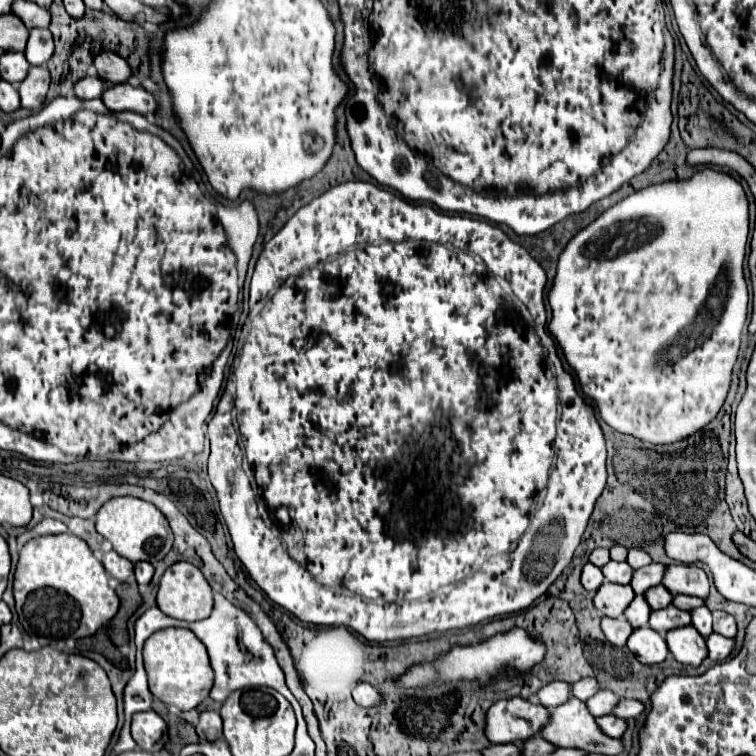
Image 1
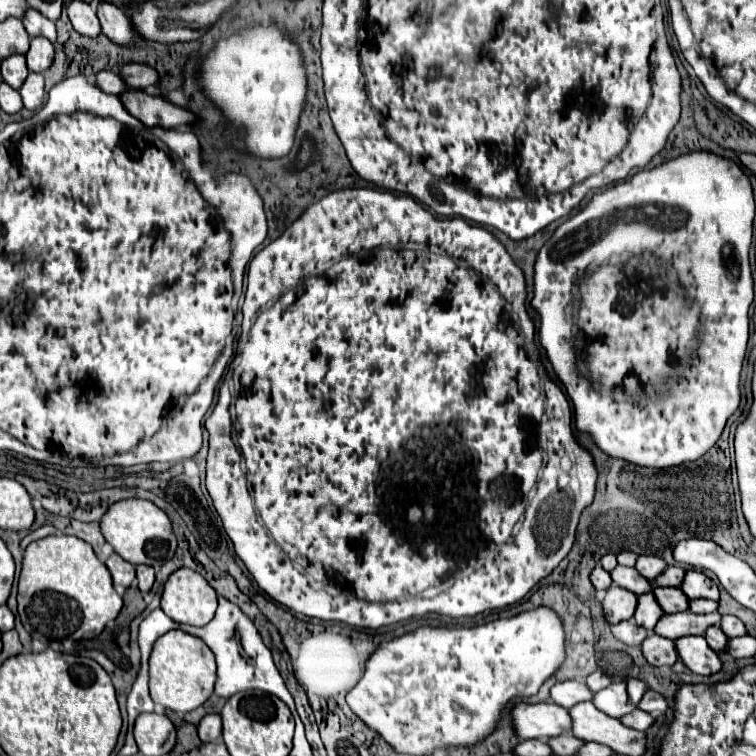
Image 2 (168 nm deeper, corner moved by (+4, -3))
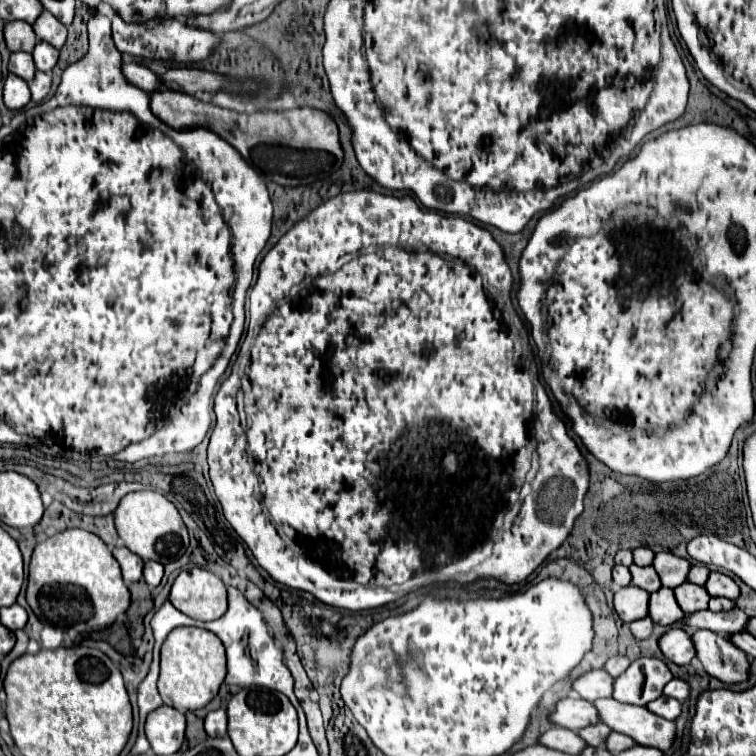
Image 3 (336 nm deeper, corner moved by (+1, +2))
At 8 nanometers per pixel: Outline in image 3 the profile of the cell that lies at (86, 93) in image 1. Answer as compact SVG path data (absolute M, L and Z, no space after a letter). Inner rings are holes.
M124 63L122 73L128 83L134 83L142 91L156 91L162 87L158 81L158 75L140 63Z

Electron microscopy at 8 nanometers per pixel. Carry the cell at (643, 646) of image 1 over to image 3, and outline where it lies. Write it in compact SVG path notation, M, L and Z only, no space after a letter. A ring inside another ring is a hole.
M668 629L660 639L658 639L658 647L664 653L666 659L674 661L676 665L686 665L692 661L692 657L696 655L692 643L690 643L690 635L682 629Z

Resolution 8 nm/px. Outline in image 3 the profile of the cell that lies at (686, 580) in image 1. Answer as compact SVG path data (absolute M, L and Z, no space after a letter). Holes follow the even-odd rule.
M712 571L708 581L704 583L704 589L712 595L712 597L728 597L728 599L736 599L740 595L738 585L724 573L720 571Z

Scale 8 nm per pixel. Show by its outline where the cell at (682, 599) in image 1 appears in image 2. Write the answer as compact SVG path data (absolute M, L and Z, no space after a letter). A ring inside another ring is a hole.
M691 600L691 602L689 602L689 608L691 608L691 612L695 612L695 614L715 612L717 606L719 606L719 604L717 604L715 600Z

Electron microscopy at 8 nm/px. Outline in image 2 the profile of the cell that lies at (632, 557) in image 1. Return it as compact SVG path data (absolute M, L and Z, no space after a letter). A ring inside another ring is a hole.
M639 556L635 568L647 580L655 580L655 576L659 576L659 572L663 572L663 568L667 568L667 562L657 556Z

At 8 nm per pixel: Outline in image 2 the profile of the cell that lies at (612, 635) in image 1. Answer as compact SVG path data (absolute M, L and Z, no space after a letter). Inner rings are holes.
M635 620L619 622L619 624L611 626L611 632L615 634L617 640L621 640L621 642L625 642L629 646L639 646L649 636L649 632L643 626L637 626Z

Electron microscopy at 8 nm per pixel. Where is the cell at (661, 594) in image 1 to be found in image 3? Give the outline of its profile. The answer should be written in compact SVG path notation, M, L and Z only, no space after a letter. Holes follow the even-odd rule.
M686 581L686 583L682 583L674 589L674 595L676 595L676 601L678 601L680 609L686 611L686 615L690 615L694 611L700 611L700 609L708 609L710 595L700 585L694 585L694 583Z

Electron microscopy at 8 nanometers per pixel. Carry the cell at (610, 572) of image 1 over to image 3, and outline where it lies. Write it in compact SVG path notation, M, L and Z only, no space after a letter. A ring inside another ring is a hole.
M630 565L630 575L632 575L632 585L652 593L652 591L658 591L662 585L660 585L660 579L654 571L654 567L638 567L638 565Z

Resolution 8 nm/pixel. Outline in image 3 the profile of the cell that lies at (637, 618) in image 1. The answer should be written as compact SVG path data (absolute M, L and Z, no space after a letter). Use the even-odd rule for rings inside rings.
M666 587L650 593L648 615L658 625L674 625L678 619L684 617L682 609L678 607L678 603L674 599L674 591L666 589Z

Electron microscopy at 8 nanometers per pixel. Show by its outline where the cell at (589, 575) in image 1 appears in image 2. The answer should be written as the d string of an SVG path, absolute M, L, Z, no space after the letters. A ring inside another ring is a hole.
M597 566L597 568L591 572L591 582L595 584L597 590L607 590L607 588L613 584L611 574L609 574L607 570L603 570L601 566Z

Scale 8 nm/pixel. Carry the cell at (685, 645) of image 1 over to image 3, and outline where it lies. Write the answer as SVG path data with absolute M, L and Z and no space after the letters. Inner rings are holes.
M696 631L692 635L696 657L708 675L724 683L740 683L748 677L748 657L738 651L726 637L712 631Z

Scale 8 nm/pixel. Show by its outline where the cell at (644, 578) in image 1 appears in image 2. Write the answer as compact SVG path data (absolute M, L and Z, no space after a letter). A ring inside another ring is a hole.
M669 566L661 576L657 576L657 580L653 580L653 586L679 586L683 582L685 570L679 566Z

